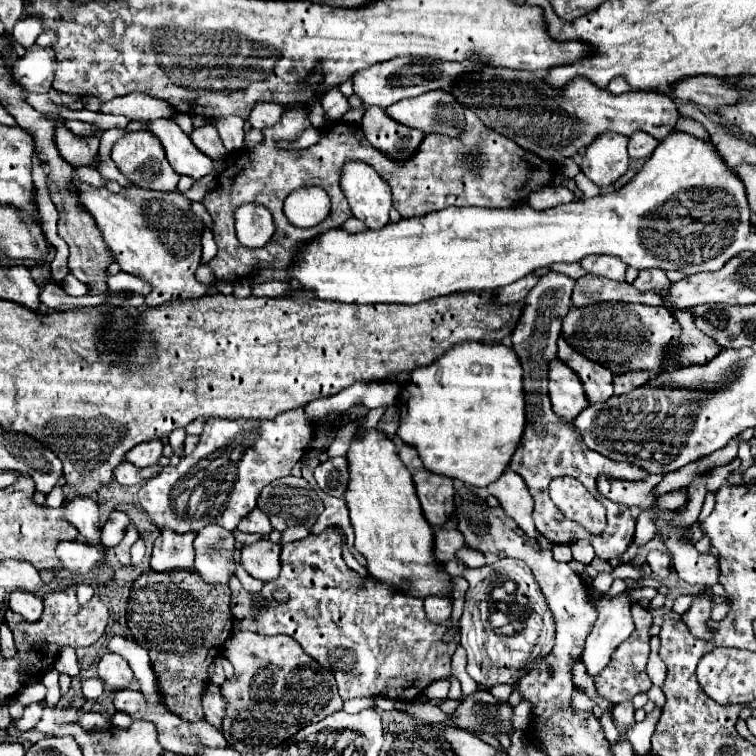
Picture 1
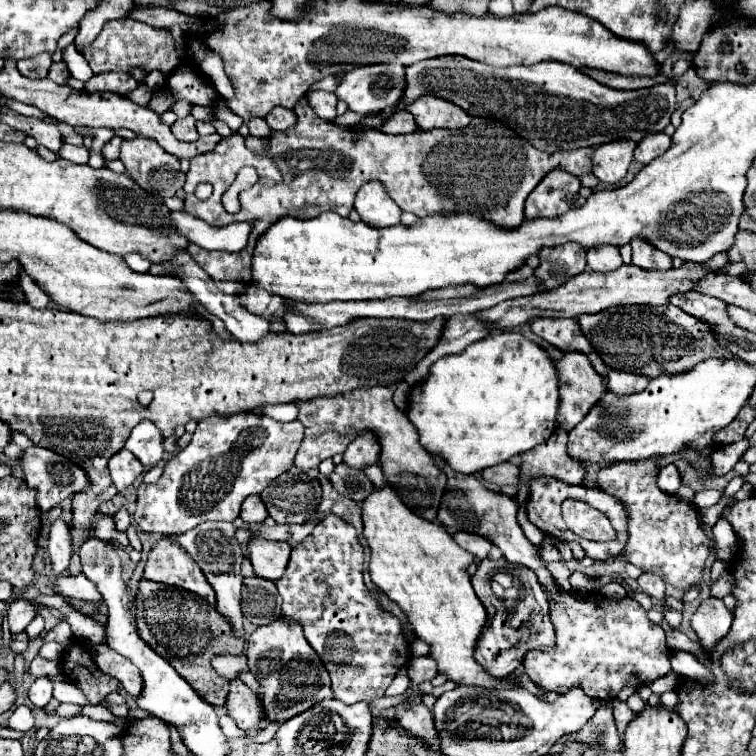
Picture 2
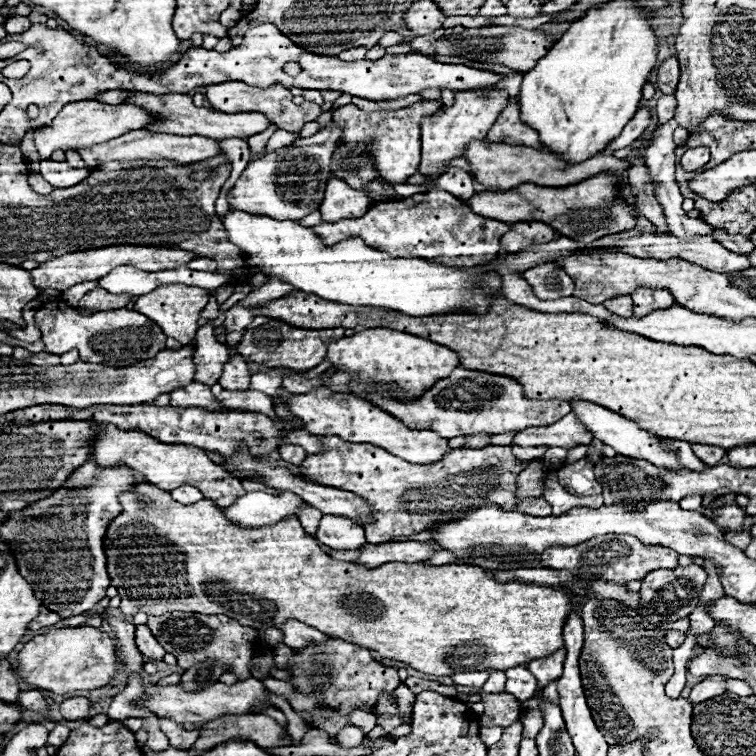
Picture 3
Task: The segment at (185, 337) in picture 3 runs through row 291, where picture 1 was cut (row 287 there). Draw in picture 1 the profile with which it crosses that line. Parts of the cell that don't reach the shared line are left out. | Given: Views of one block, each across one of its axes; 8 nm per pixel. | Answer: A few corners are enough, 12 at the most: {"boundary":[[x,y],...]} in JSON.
{"boundary":[[72,186],[146,306],[200,298],[204,222],[178,192]]}

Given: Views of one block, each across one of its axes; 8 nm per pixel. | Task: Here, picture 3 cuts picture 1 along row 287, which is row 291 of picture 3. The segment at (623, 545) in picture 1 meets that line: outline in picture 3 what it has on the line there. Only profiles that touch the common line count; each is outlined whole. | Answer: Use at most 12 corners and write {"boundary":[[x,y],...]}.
{"boundary":[[556,262],[526,270],[524,278],[544,300],[574,292],[572,278]]}

